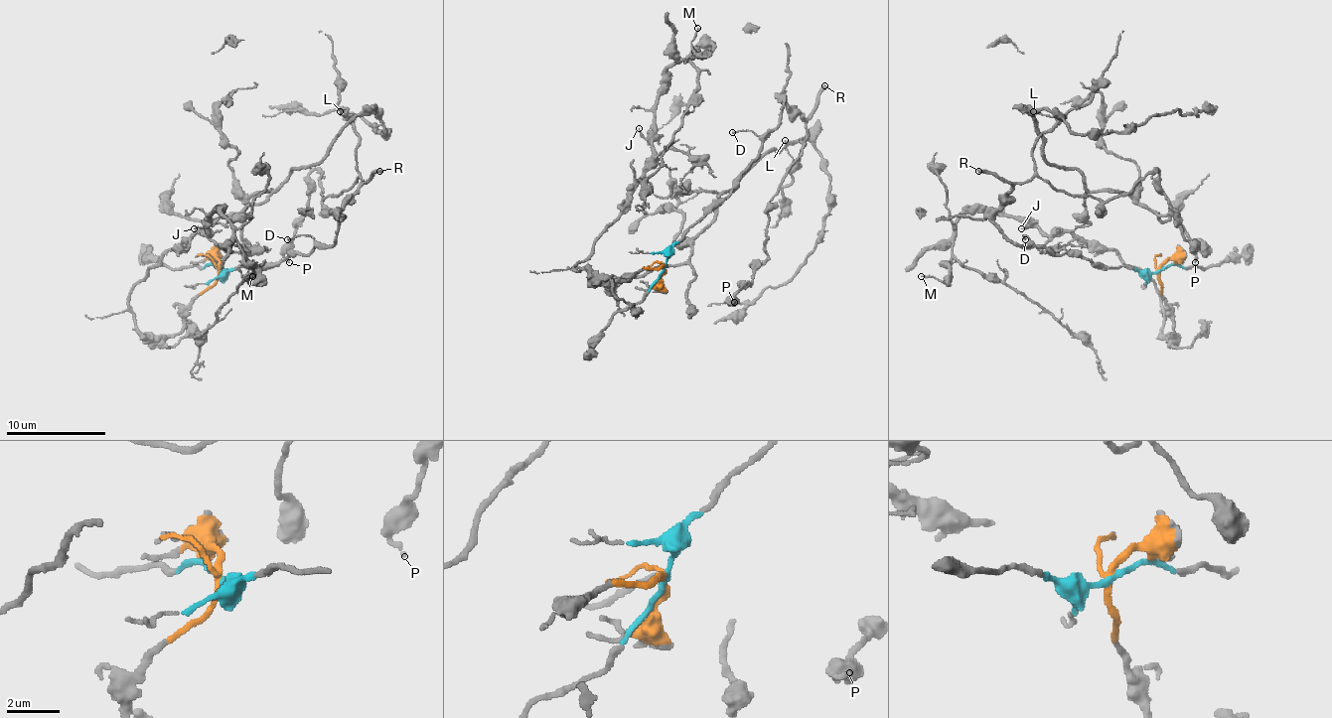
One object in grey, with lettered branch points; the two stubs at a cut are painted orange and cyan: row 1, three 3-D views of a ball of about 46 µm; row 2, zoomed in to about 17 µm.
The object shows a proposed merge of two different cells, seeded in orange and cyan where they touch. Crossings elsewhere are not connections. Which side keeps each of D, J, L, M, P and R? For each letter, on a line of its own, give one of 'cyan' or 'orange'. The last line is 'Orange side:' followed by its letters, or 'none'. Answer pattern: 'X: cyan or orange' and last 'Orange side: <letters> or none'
D: cyan
J: orange
L: cyan
M: orange
P: cyan
R: cyan
Orange side: J, M

